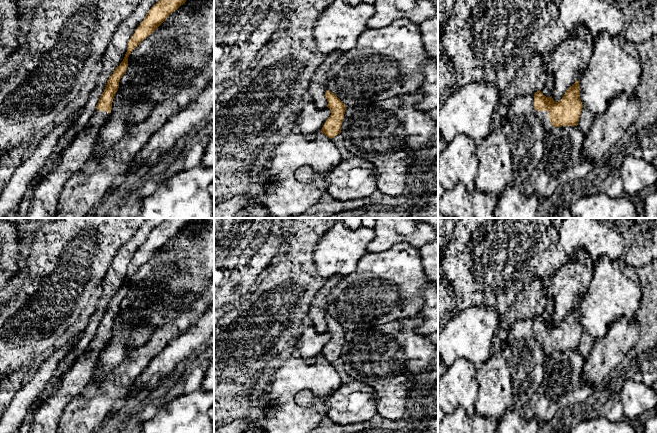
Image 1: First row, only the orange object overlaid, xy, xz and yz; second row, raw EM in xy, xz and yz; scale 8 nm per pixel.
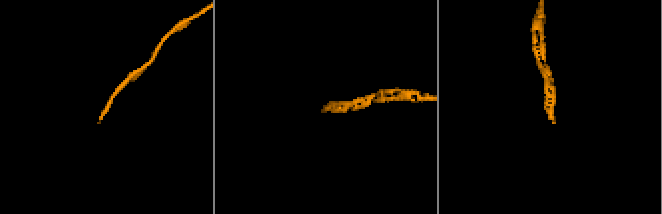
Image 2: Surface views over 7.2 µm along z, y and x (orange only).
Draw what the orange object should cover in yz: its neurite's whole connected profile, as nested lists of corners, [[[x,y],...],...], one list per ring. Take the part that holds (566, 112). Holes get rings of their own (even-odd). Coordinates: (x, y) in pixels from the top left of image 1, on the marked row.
[[[576,80],[558,102],[555,102],[552,96],[546,97],[538,90],[534,95],[534,108],[535,115],[546,133],[554,127],[577,126],[583,108],[579,81]]]

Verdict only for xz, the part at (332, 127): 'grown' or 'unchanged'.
unchanged

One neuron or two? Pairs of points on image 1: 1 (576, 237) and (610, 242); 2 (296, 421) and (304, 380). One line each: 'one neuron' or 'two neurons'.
1: one neuron
2: one neuron

